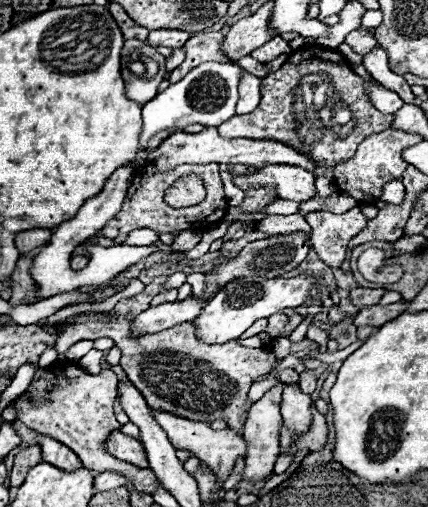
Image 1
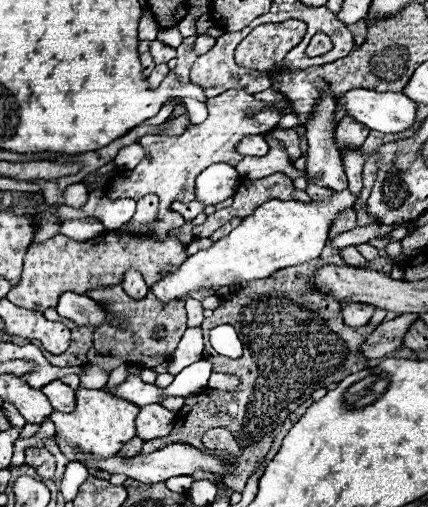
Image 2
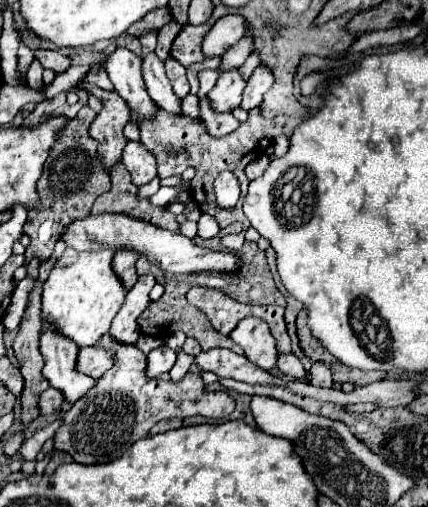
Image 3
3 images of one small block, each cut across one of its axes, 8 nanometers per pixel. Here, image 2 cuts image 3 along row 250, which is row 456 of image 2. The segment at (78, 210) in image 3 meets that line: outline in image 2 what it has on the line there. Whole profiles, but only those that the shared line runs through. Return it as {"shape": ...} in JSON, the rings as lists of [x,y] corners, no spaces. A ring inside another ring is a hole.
{"shape":[[[28,448],[24,462],[28,466],[32,466],[38,472],[38,476],[42,476],[42,478],[54,476],[56,462],[54,462],[54,456],[46,448]]]}

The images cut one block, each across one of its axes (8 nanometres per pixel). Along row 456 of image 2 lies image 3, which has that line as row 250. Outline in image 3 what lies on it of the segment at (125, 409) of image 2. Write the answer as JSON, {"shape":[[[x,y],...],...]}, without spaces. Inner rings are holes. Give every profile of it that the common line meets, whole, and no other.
{"shape":[[[68,248],[64,252],[64,256],[56,262],[56,266],[52,268],[48,280],[44,282],[44,290],[42,290],[42,330],[40,334],[52,326],[58,334],[70,338],[76,342],[76,346],[86,348],[86,346],[98,346],[100,338],[108,332],[108,326],[112,322],[112,318],[116,316],[116,312],[120,310],[120,306],[124,304],[124,296],[126,290],[122,286],[122,282],[116,278],[116,274],[112,272],[112,250],[98,250],[98,252],[78,252],[74,248]]]}

